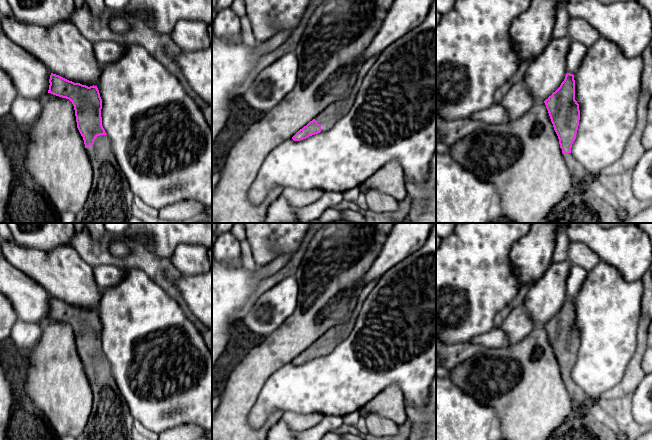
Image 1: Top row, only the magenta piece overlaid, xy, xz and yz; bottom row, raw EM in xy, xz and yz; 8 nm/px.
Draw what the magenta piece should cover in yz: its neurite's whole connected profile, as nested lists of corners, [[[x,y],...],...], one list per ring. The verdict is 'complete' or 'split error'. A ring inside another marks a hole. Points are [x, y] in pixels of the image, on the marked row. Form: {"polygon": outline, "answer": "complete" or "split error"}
{"polygon": [[[567,73],[560,87],[544,103],[558,136],[563,158],[570,173],[575,179],[585,181],[590,173],[571,154],[580,120],[579,104],[575,100],[574,75]]], "answer": "split error"}

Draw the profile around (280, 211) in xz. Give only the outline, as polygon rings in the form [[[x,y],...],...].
[[[283,195],[274,200],[268,208],[263,223],[303,223],[295,215],[296,207],[288,203]]]

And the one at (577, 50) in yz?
[[[578,41],[571,42],[567,55],[568,73],[576,73],[586,54],[587,48],[588,47]]]

